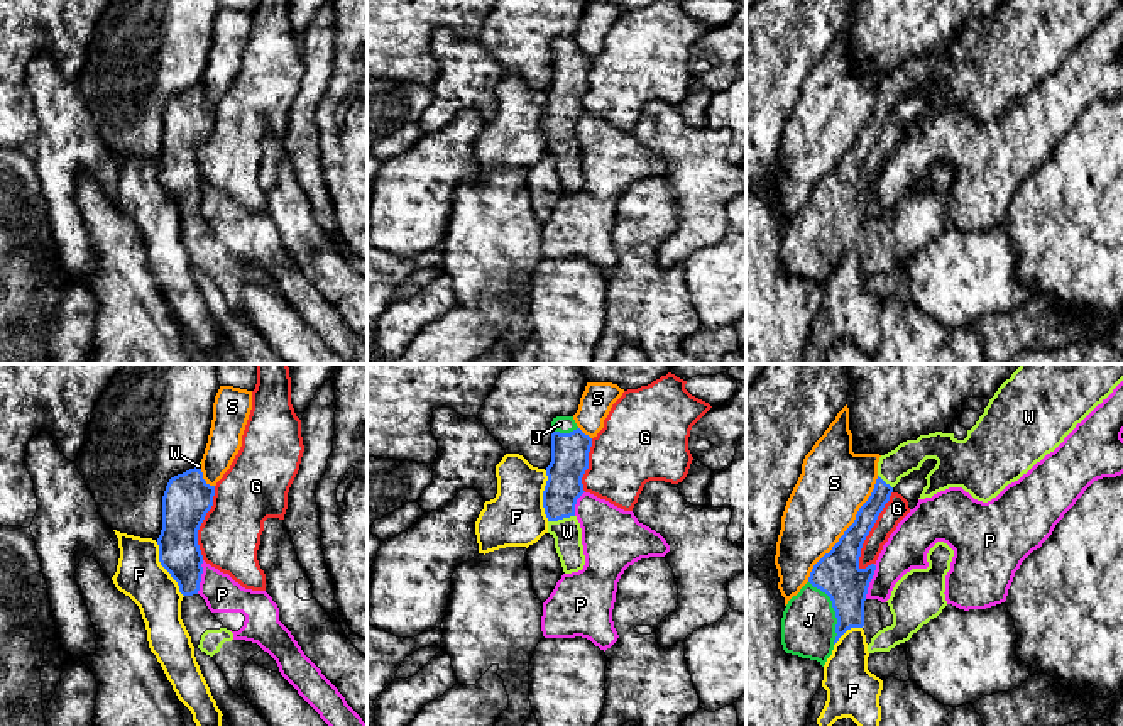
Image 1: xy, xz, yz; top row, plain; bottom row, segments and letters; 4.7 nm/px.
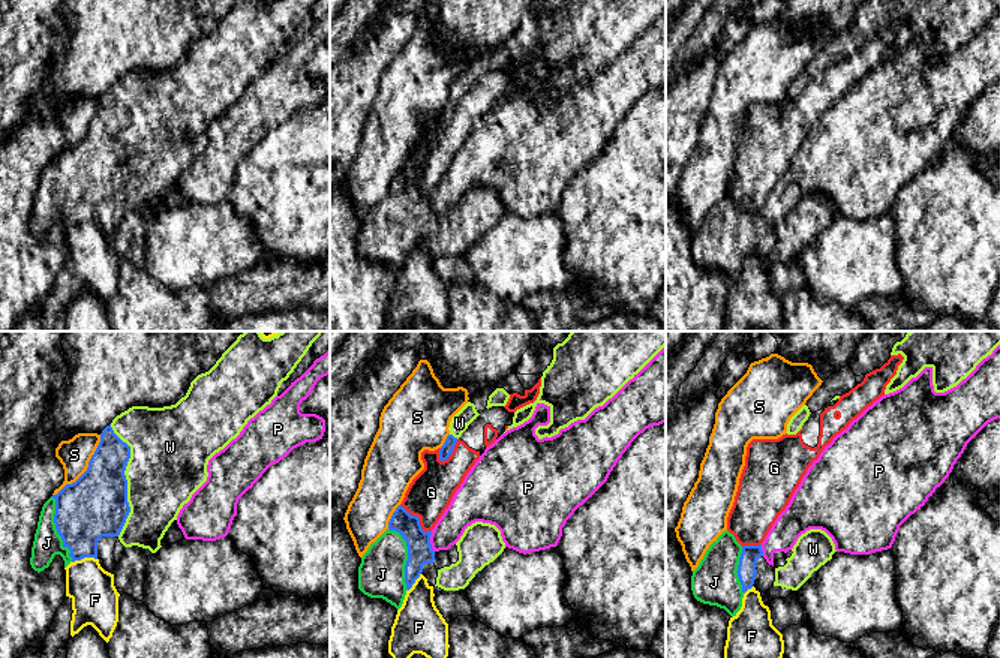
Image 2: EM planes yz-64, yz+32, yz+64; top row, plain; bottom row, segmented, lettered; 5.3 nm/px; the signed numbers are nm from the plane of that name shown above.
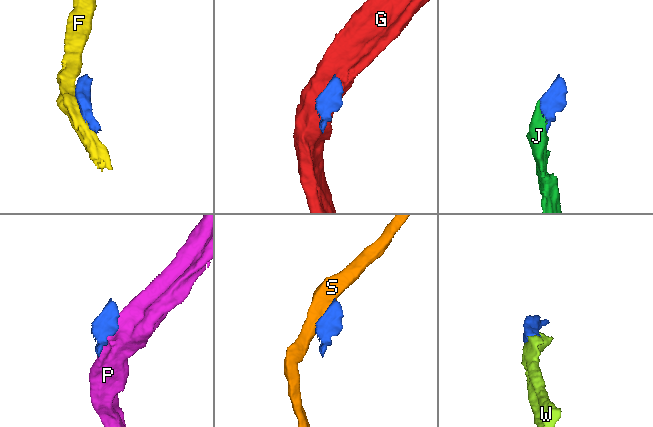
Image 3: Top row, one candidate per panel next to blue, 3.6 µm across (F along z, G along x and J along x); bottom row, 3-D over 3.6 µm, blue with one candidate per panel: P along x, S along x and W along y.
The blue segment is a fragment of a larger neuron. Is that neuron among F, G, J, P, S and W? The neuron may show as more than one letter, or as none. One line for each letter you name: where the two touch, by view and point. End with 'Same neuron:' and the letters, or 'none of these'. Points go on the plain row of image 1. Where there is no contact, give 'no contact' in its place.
J: contact yz (834, 230)
W: contact xz (560, 139)
Same neuron: J, W

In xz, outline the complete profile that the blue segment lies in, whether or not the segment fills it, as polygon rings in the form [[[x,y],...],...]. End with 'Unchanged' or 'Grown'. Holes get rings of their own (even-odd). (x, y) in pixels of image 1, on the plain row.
[[[573,37],[553,39],[551,51],[551,83],[546,88],[543,129],[563,193],[572,195],[585,186],[575,125],[585,113],[582,98],[589,90],[592,59],[577,47]]]. Grown

